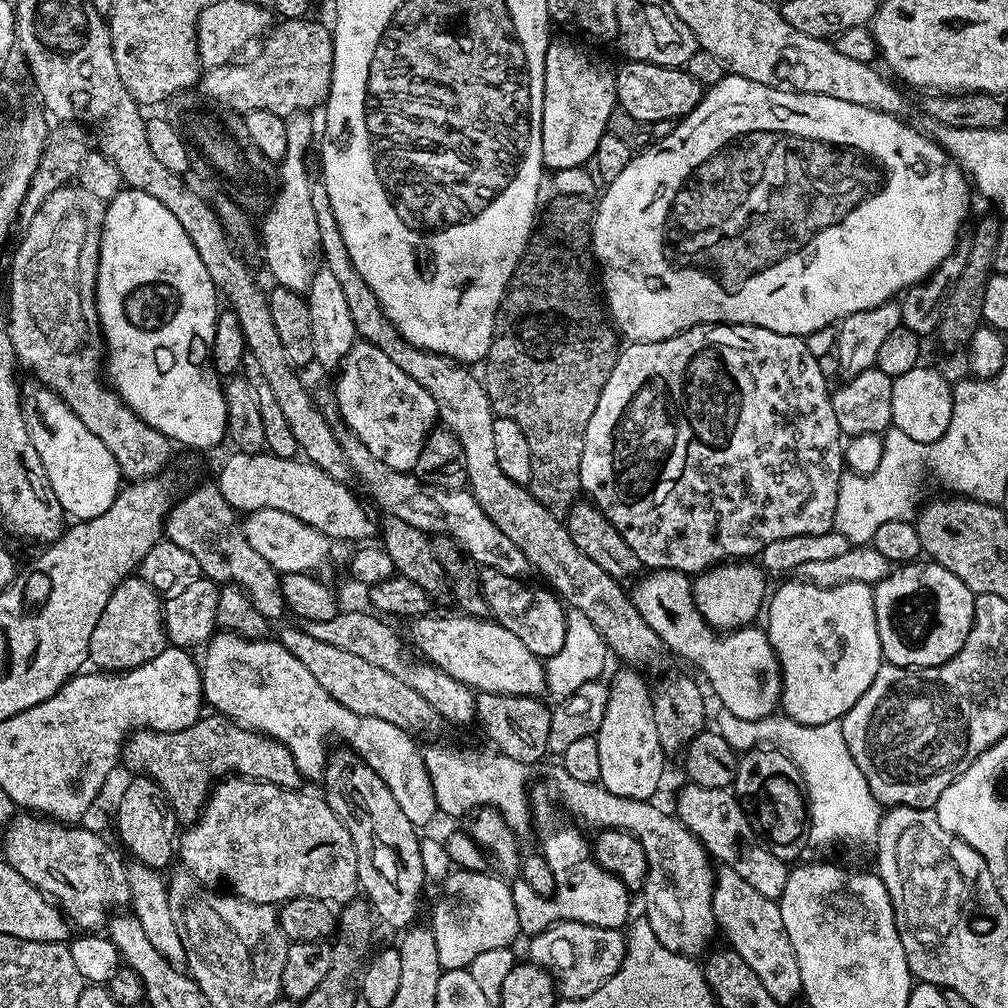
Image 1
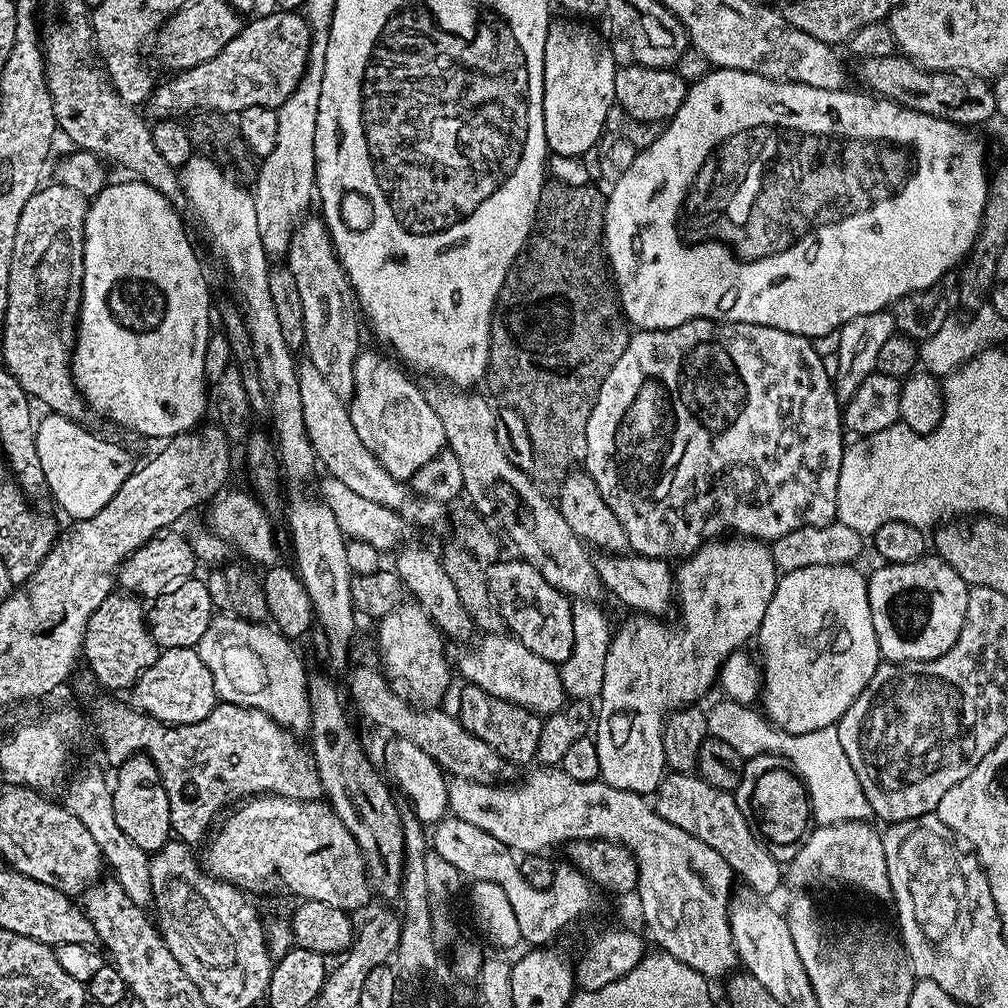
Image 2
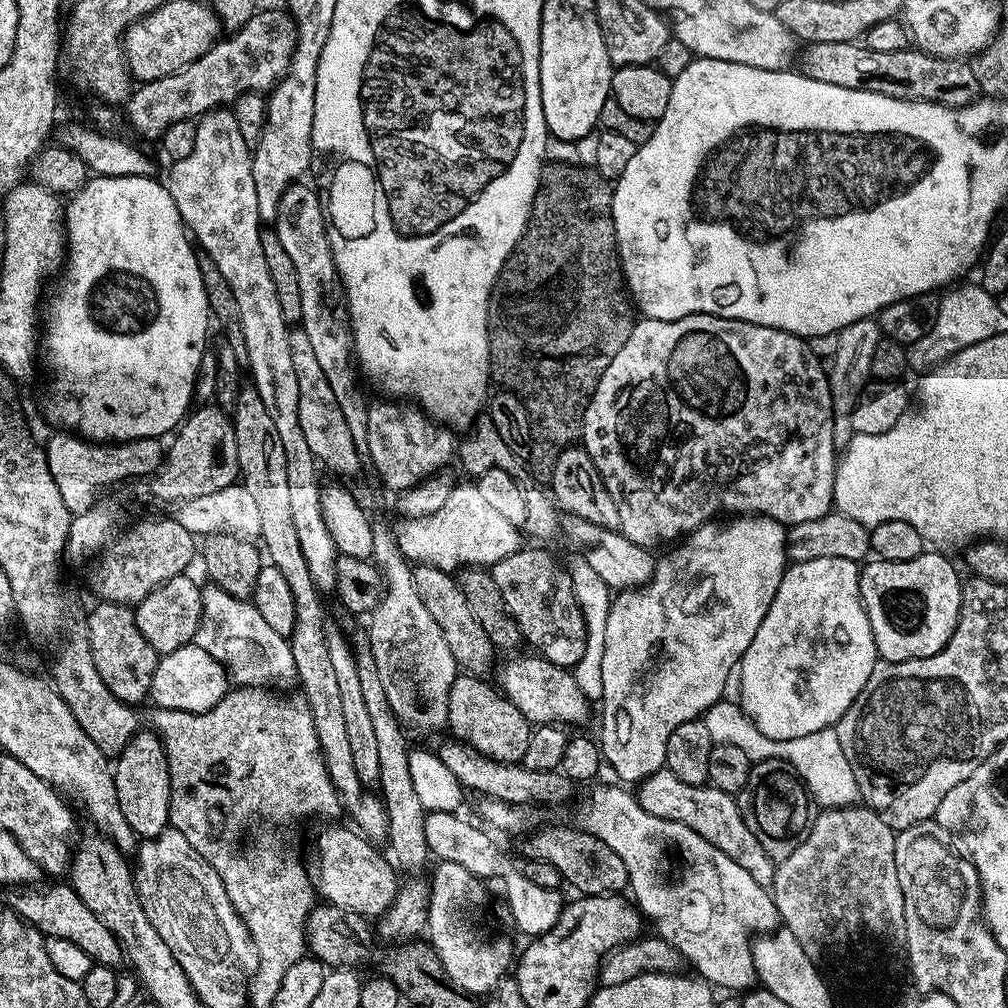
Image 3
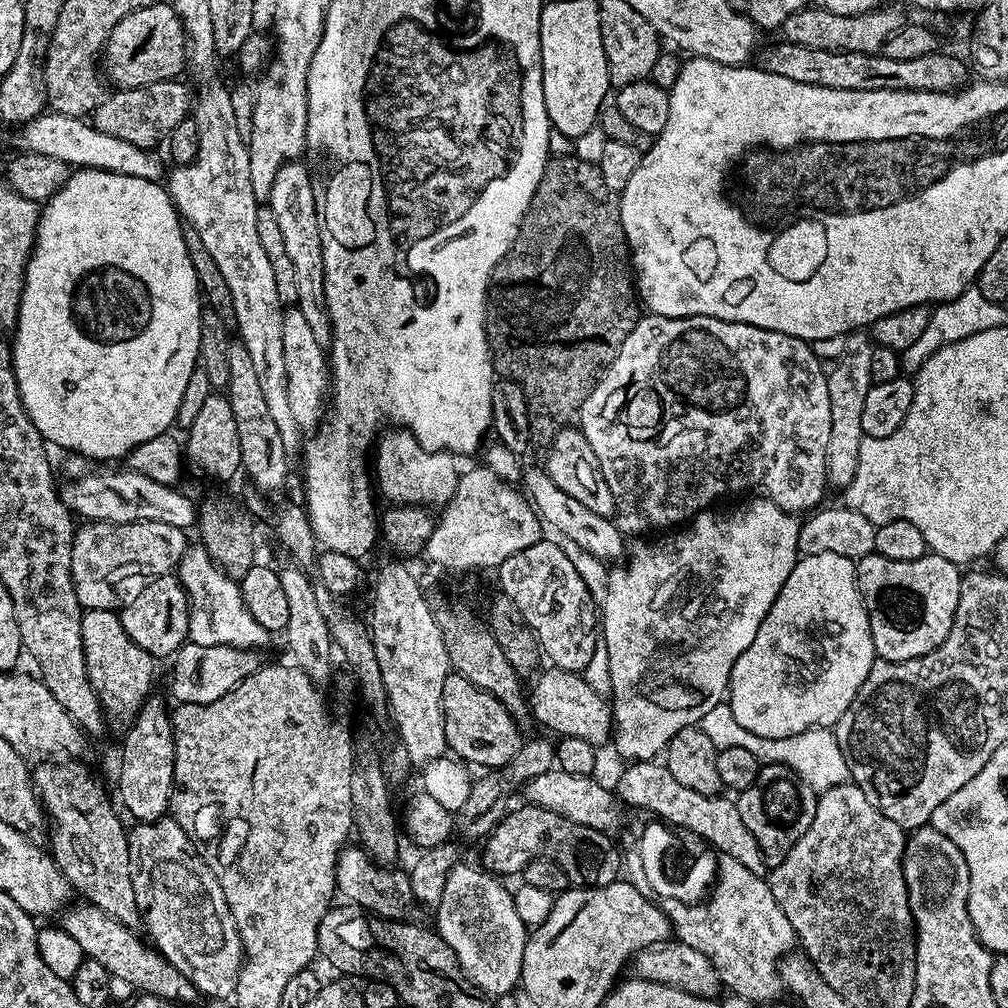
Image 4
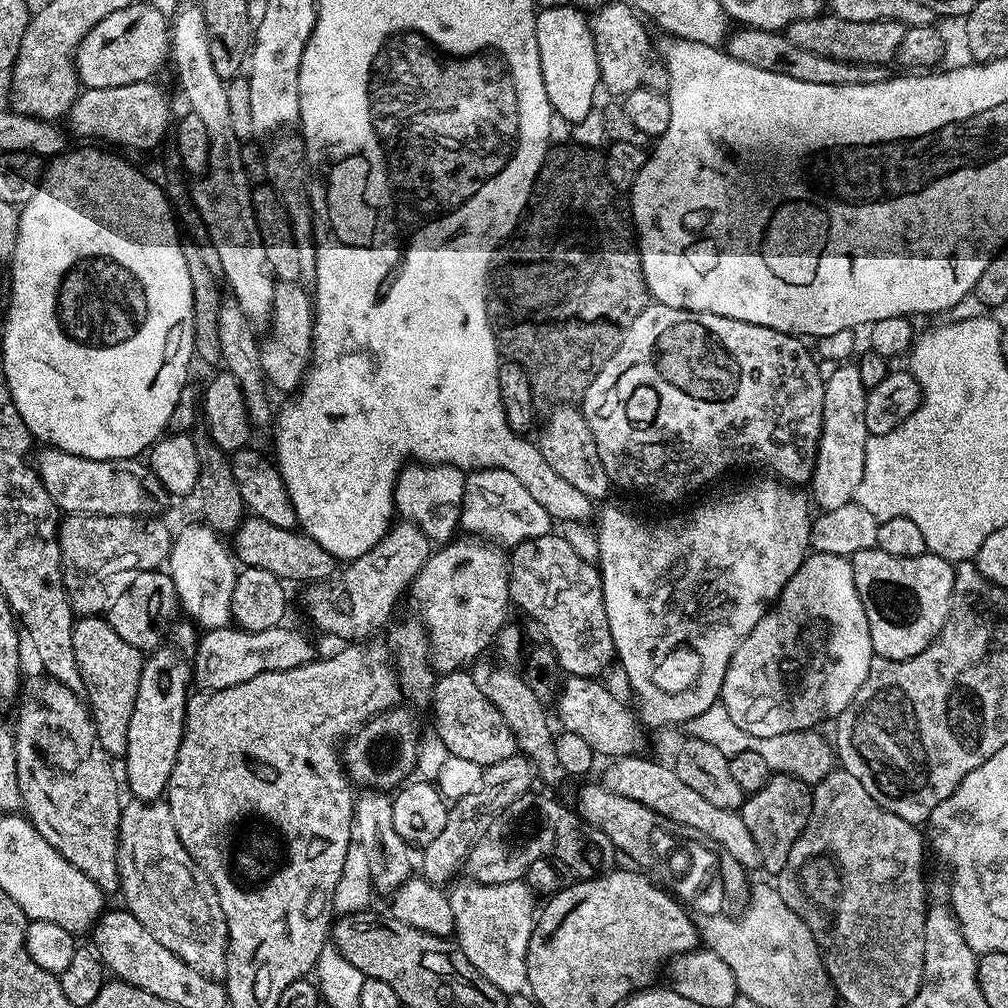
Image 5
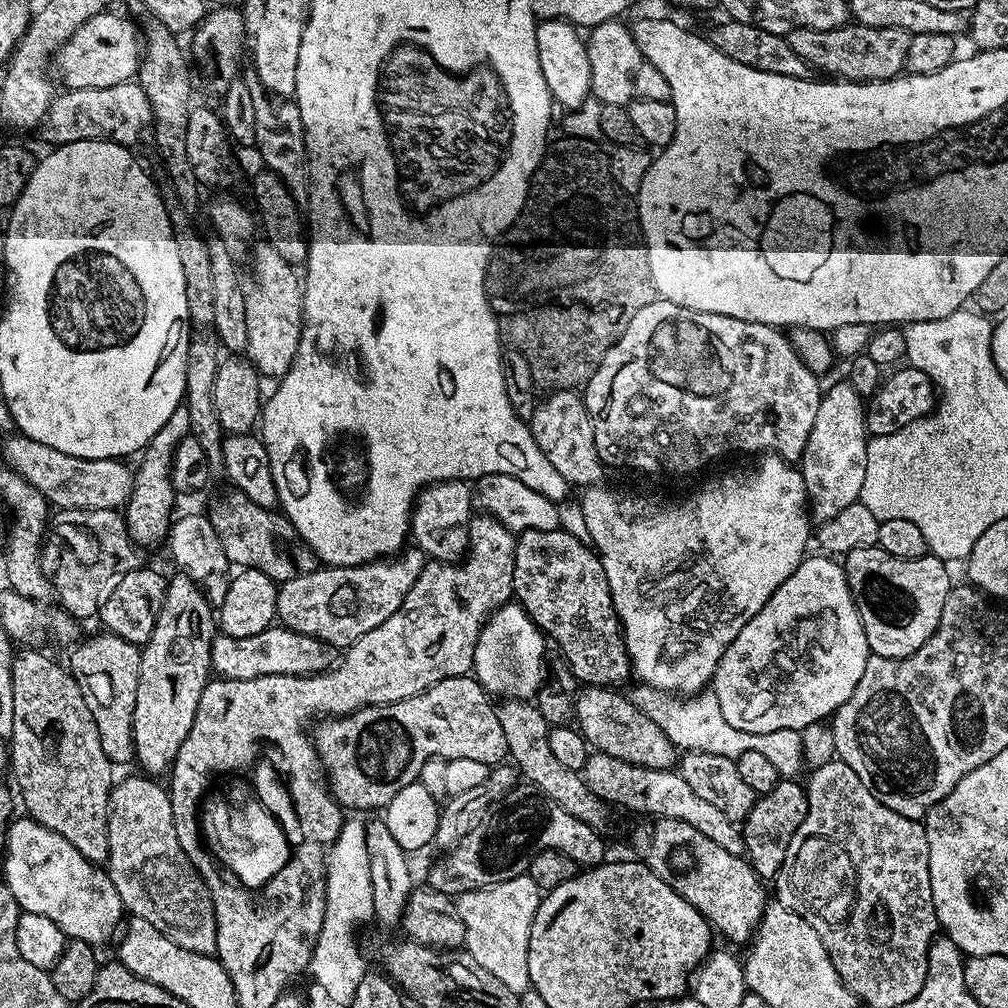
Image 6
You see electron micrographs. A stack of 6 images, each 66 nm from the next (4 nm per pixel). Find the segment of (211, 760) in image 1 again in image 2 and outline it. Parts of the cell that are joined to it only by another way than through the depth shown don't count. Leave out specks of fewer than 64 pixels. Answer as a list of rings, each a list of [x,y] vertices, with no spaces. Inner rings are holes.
[[[104,700],[97,706],[96,717],[90,720],[90,724],[91,727],[92,724],[96,727],[96,736],[100,739],[100,748],[104,751],[105,758],[108,759],[109,769],[120,768],[126,758],[137,754],[150,757],[154,766],[158,766],[158,774],[162,778],[162,786],[166,786],[166,798],[170,802],[170,822],[175,839],[189,846],[200,843],[203,845],[221,813],[245,798],[267,794],[285,796],[291,800],[319,800],[324,796],[311,751],[305,745],[303,748],[289,729],[274,722],[257,708],[243,708],[237,704],[220,702],[213,712],[202,718],[202,722],[164,724],[158,718],[147,716],[131,703]]]

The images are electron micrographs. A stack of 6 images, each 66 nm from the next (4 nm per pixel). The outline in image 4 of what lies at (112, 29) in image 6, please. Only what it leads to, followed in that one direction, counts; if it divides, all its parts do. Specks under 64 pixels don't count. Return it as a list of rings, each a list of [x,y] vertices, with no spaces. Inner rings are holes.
[[[153,2],[142,10],[134,10],[114,26],[102,49],[102,72],[117,89],[148,86],[154,82],[177,79],[185,71],[188,58],[188,38],[171,3]]]

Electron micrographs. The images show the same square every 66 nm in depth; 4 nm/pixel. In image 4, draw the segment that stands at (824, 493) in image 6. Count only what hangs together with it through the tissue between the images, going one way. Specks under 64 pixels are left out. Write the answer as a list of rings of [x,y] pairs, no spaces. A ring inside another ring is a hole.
[[[857,330],[851,333],[844,341],[844,353],[831,365],[830,371],[827,373],[828,389],[830,390],[830,443],[826,445],[826,474],[828,483],[833,489],[847,488],[858,470],[858,450],[861,440],[865,437],[862,430],[862,406],[866,402],[866,394],[873,385],[870,378],[870,354],[873,347],[873,341],[867,331]]]

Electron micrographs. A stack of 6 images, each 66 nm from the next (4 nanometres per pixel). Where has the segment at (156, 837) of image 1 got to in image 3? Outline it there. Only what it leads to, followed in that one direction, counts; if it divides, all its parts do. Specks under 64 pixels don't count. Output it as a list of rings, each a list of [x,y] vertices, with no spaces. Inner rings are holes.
[[[137,731],[135,736],[129,738],[127,746],[115,761],[112,774],[118,790],[118,806],[122,806],[126,822],[130,822],[130,830],[134,830],[140,838],[157,836],[169,827],[170,810],[170,770],[164,743],[155,731],[144,731]]]

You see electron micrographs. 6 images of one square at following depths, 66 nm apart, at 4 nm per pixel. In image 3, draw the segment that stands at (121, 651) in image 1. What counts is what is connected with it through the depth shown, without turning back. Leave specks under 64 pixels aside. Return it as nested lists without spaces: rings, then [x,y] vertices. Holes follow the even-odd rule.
[[[107,602],[97,605],[97,608],[86,616],[94,666],[98,666],[98,674],[102,676],[102,682],[106,682],[114,698],[118,698],[123,704],[140,706],[143,700],[149,699],[158,654],[154,646],[150,646],[146,638],[142,638],[142,630],[138,630],[136,625],[136,613],[129,605]]]

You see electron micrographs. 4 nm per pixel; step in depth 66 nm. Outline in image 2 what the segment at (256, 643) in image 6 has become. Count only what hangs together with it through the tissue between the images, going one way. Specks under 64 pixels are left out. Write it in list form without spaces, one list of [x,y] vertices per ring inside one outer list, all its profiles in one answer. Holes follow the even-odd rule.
[[[166,648],[159,658],[140,674],[130,689],[131,703],[147,716],[158,718],[164,724],[193,724],[202,722],[206,714],[213,712],[218,703],[214,680],[206,662],[198,658],[195,648]]]

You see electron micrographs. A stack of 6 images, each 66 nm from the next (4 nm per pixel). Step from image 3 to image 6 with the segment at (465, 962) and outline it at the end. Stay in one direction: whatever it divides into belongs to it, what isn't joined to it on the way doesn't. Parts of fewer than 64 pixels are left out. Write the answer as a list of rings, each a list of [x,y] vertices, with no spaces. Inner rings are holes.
[[[527,874],[515,876],[506,882],[487,884],[485,888],[470,890],[455,897],[462,926],[466,926],[463,947],[468,955],[478,962],[478,966],[482,966],[482,970],[490,970],[490,974],[494,974],[502,986],[517,994],[523,994],[530,988],[530,926],[541,899],[541,888]]]

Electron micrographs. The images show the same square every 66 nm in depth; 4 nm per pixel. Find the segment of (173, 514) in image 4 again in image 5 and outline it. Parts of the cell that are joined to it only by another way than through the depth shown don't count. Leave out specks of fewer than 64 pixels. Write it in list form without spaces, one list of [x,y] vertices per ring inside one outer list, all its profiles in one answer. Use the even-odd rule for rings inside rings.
[[[41,447],[34,456],[36,473],[64,514],[77,516],[134,516],[160,514],[166,501],[164,487],[143,459],[95,460],[82,458],[57,448]]]

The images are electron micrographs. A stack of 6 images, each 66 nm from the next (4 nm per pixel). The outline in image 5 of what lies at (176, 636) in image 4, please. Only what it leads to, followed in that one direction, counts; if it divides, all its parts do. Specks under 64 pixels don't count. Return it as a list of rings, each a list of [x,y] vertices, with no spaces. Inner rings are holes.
[[[167,571],[138,572],[131,577],[125,592],[115,593],[106,613],[108,625],[119,634],[130,646],[139,652],[151,654],[168,635],[177,619],[178,601],[176,587]]]

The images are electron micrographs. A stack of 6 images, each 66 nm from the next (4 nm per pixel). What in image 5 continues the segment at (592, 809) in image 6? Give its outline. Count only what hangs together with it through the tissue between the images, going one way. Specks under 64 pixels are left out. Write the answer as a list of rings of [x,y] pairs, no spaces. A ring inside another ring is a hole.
[[[480,658],[471,665],[470,674],[474,678],[474,686],[478,686],[478,690],[482,690],[482,694],[486,694],[486,698],[490,698],[490,702],[494,702],[494,706],[498,710],[498,714],[502,714],[502,718],[506,722],[506,726],[510,726],[510,734],[514,734],[516,739],[516,751],[519,755],[527,756],[528,761],[532,763],[535,775],[540,776],[548,784],[565,783],[566,777],[562,766],[558,766],[558,758],[556,757],[556,736],[552,728],[548,725],[548,712],[545,701],[538,698],[538,694],[534,694],[534,690],[530,690],[530,686],[524,681],[523,675],[520,675],[514,669],[504,662],[495,662],[491,664],[488,658]]]

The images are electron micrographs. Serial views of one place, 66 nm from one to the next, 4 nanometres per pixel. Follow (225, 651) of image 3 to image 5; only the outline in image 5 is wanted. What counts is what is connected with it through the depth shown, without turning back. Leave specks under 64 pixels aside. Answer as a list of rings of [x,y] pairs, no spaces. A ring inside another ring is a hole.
[[[203,522],[188,524],[175,533],[166,571],[176,587],[179,605],[189,612],[201,629],[229,627],[232,620],[232,595],[238,571],[233,553],[223,544],[221,535]]]

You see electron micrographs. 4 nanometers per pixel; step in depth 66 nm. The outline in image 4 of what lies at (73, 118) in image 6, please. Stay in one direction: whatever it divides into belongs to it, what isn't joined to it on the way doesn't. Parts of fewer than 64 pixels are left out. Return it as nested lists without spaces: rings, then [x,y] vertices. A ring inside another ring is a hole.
[[[177,78],[111,91],[112,94],[105,95],[97,104],[92,113],[92,123],[100,132],[126,140],[140,149],[155,149],[163,145],[174,127],[191,113],[194,96],[189,88]]]

